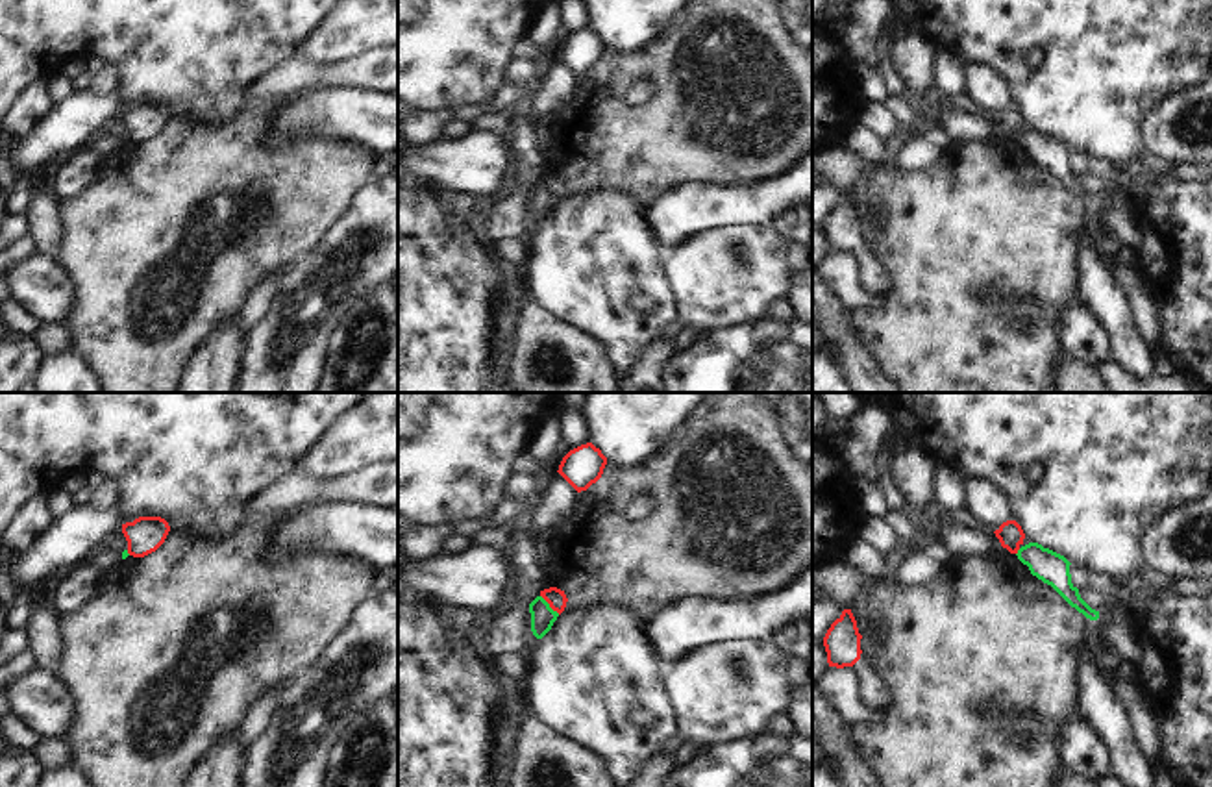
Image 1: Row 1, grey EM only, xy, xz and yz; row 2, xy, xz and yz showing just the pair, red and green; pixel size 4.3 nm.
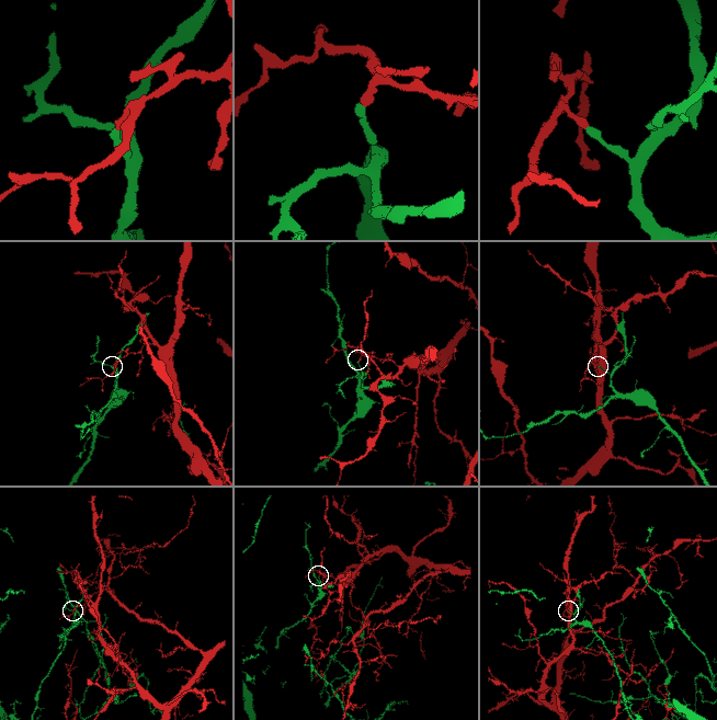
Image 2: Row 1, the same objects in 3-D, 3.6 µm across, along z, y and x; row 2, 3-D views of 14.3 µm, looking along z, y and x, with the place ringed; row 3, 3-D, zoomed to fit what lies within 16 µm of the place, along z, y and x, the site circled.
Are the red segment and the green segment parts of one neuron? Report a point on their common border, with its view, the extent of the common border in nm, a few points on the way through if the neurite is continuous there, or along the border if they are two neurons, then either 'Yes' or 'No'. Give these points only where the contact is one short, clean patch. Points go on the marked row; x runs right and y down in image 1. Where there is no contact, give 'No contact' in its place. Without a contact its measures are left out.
Touches red at xz (550, 606). Shared border 120 nm. Boundary: xz (541, 595), (559, 613). No.

